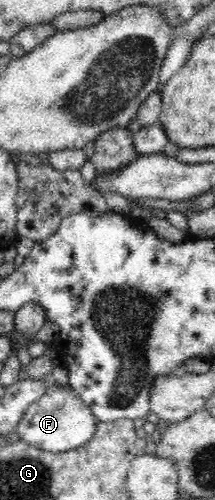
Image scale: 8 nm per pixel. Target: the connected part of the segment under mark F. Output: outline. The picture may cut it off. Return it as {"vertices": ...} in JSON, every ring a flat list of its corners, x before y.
{"vertices":[[52,383,50,388,35,404,31,404,17,424,19,440,39,447,47,452,67,452,85,444,95,433,98,420,92,410,71,389,71,385,61,387]]}

